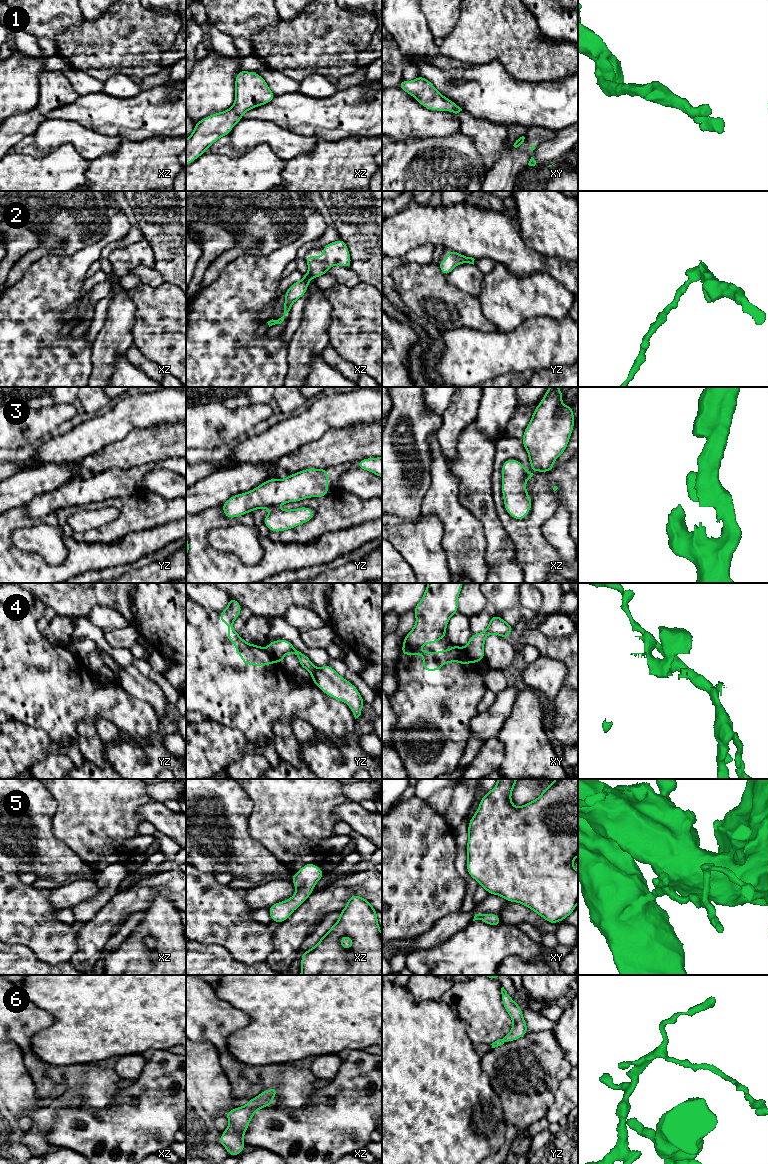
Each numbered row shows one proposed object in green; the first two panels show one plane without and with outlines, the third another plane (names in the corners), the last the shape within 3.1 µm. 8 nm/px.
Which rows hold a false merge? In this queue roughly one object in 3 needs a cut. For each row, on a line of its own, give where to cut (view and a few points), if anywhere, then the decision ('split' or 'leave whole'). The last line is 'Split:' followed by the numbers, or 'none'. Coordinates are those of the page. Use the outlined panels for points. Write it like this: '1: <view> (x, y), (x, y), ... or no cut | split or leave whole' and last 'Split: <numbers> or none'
1: no cut | leave whole
2: no cut | leave whole
3: no cut | leave whole
4: xy (463, 648), (473, 661) | split
5: no cut | leave whole
6: no cut | leave whole
Split: 4

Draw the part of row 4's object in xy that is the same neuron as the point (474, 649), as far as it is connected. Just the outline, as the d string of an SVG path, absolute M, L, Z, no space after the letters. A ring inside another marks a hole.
M494 615L491 617L488 627L483 632L471 635L469 642L464 647L464 650L473 662L478 663L485 657L484 643L486 636L489 634L495 634L508 638L512 629L512 625L509 625L499 616Z

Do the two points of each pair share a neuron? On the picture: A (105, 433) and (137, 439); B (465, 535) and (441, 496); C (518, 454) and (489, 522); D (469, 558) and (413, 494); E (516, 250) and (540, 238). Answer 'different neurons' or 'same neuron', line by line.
A: different neurons
B: same neuron
C: different neurons
D: different neurons
E: different neurons

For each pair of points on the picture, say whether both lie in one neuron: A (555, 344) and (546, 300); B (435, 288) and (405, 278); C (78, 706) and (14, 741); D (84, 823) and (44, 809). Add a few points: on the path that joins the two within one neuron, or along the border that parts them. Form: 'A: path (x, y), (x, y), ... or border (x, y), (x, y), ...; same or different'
A: border (567, 315), (561, 318), (534, 316), (527, 320); different
B: path (428, 288), (417, 288), (412, 283); same
C: border (15, 720), (43, 729), (51, 740); different
D: border (48, 791), (57, 803), (53, 818), (56, 837); different

